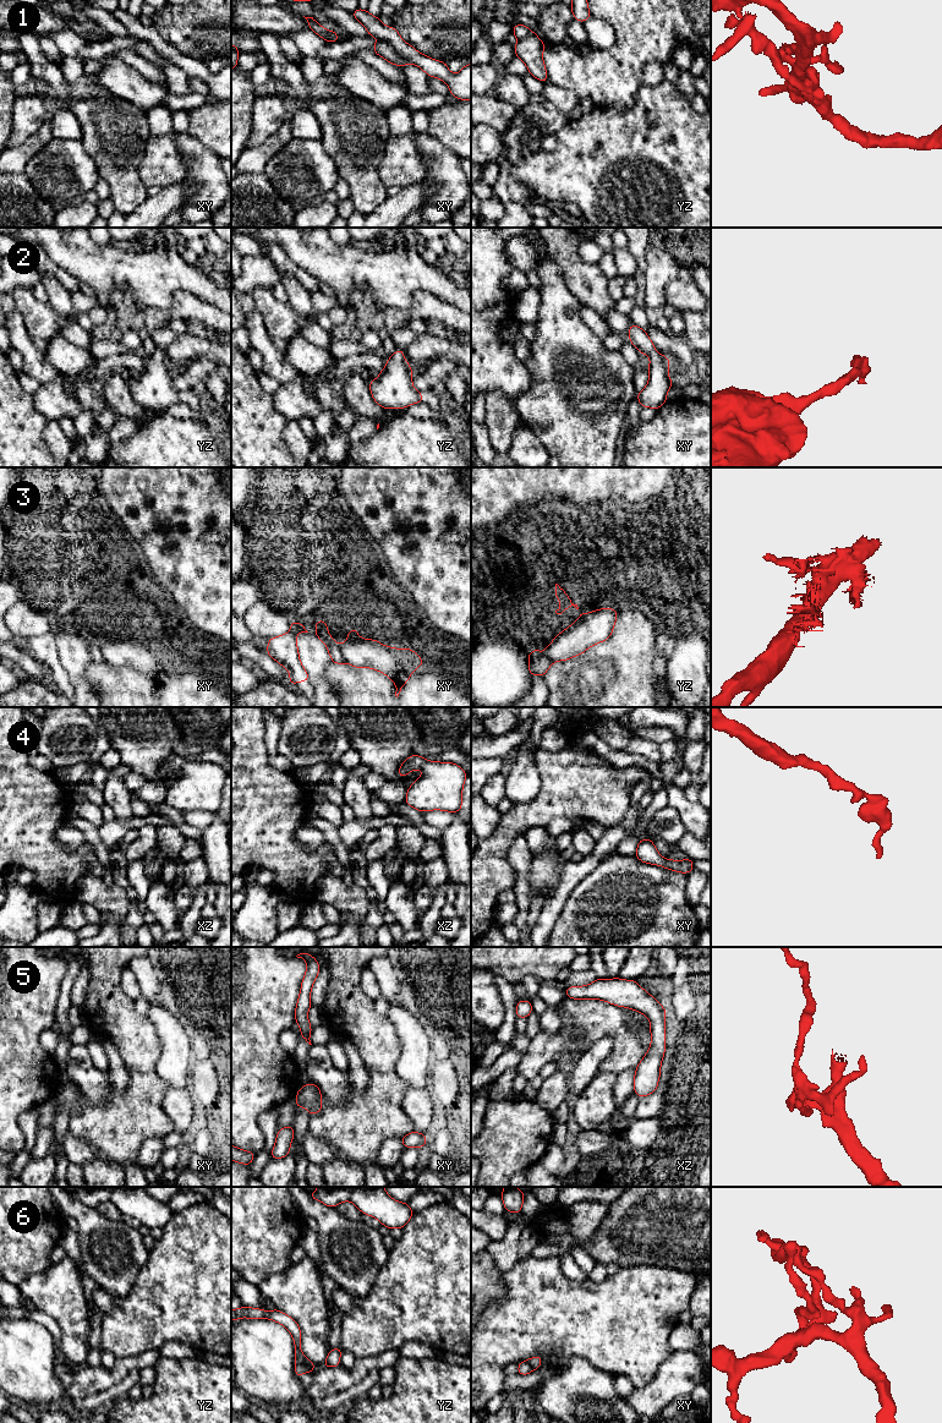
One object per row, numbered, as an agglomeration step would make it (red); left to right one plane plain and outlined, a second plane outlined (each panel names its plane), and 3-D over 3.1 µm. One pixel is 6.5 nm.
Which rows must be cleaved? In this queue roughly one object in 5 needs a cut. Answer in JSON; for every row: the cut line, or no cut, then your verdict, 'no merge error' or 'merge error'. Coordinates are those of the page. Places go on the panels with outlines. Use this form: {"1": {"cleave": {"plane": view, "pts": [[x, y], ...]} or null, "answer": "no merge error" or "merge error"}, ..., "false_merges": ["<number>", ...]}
{"1": {"cleave": {"plane": "xy", "pts": [[379, 39], [387, 40], [409, 61]]}, "answer": "merge error"}, "2": {"cleave": null, "answer": "no merge error"}, "3": {"cleave": null, "answer": "no merge error"}, "4": {"cleave": null, "answer": "no merge error"}, "5": {"cleave": null, "answer": "no merge error"}, "6": {"cleave": {"plane": "yz", "pts": [[296, 1362], [312, 1364]]}, "answer": "merge error"}, "false_merges": ["1", "6"]}

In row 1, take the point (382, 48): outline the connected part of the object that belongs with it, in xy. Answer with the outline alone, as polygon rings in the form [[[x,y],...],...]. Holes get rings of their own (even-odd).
[[[379,40],[377,42],[372,49],[374,53],[383,59],[385,59],[388,62],[391,62],[393,65],[396,65],[399,67],[405,66],[409,64],[409,61],[401,56],[388,42]]]

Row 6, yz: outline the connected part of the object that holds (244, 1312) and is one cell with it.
[[[241,1307],[240,1309],[231,1309],[231,1321],[240,1318],[250,1318],[250,1319],[270,1319],[273,1321],[280,1323],[284,1325],[290,1334],[292,1335],[294,1345],[295,1345],[295,1361],[297,1364],[312,1365],[313,1363],[308,1361],[301,1350],[301,1330],[299,1324],[287,1314],[278,1310],[276,1308],[265,1312],[261,1308],[251,1308],[251,1307]]]

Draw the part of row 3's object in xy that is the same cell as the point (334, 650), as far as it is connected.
[[[316,620],[316,633],[327,645],[328,653],[335,664],[349,663],[356,668],[372,668],[389,677],[395,686],[398,697],[401,688],[411,677],[411,673],[423,664],[423,659],[412,650],[388,647],[377,640],[361,639],[354,628],[349,630],[347,640],[338,645],[328,633],[324,620]]]

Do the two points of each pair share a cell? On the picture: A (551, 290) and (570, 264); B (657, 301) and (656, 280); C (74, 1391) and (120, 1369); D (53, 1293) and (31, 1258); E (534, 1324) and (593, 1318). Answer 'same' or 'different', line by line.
A: different
B: same
C: same
D: different
E: same

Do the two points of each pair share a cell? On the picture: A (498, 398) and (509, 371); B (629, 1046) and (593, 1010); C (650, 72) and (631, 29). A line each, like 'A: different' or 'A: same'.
A: different
B: same
C: different

